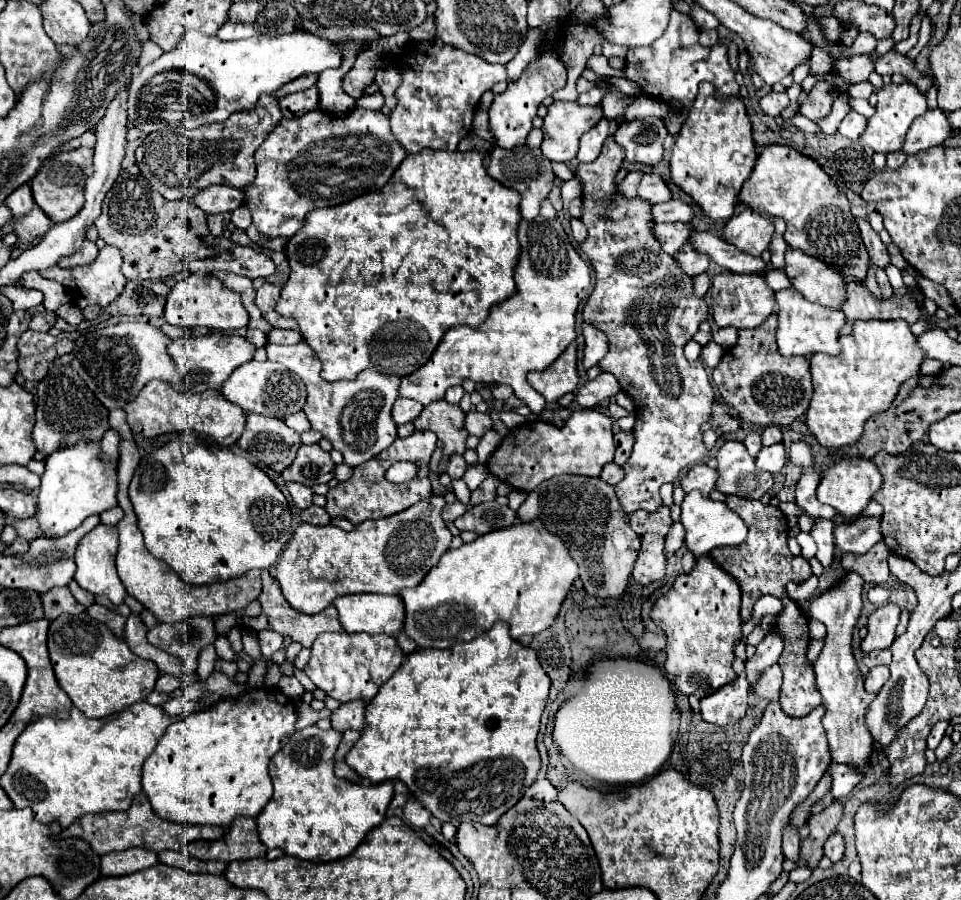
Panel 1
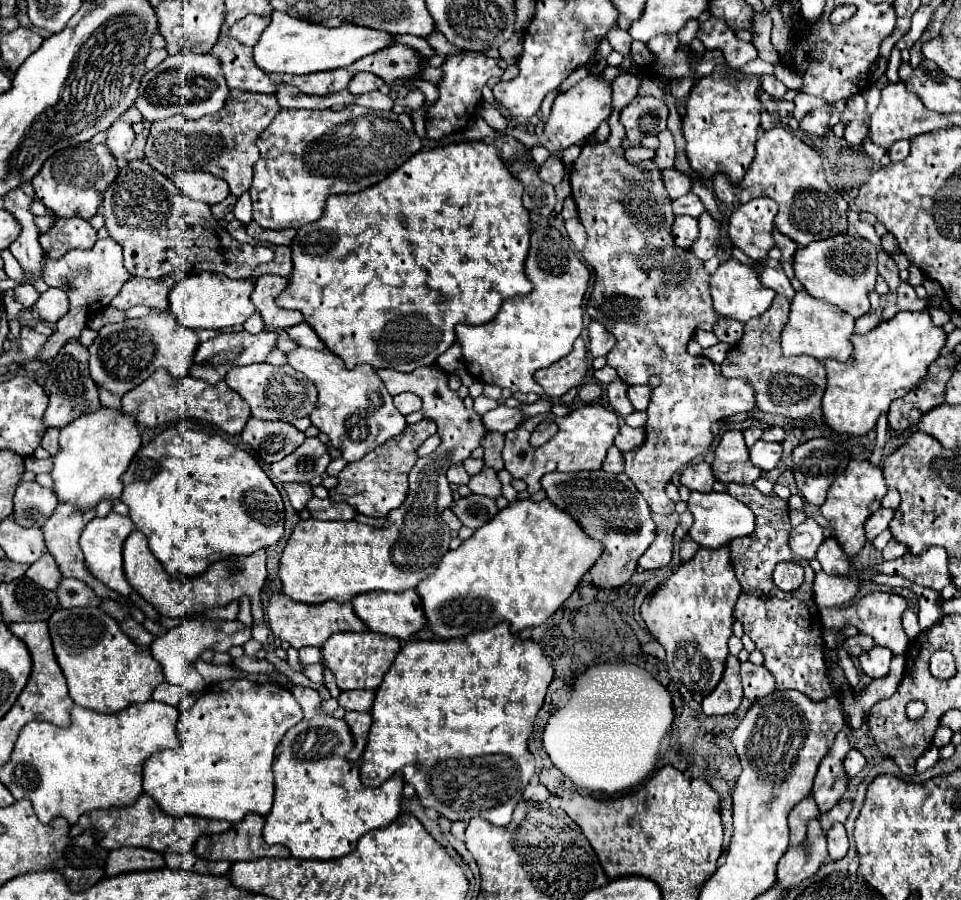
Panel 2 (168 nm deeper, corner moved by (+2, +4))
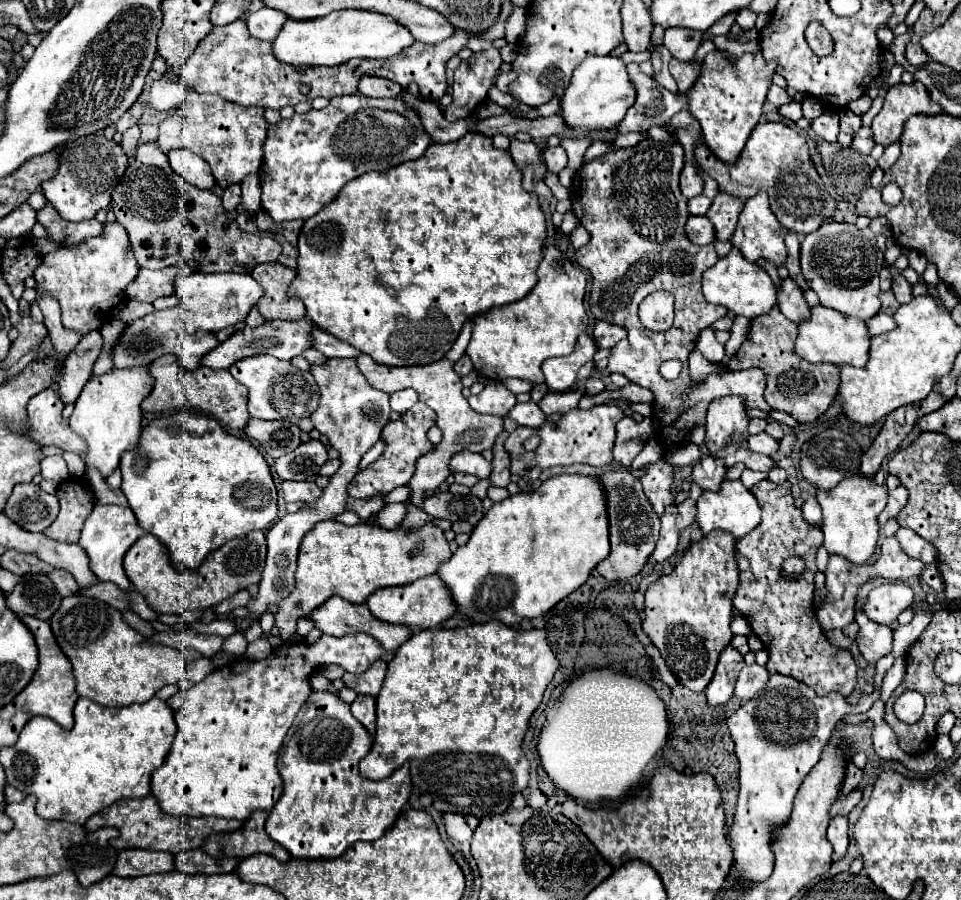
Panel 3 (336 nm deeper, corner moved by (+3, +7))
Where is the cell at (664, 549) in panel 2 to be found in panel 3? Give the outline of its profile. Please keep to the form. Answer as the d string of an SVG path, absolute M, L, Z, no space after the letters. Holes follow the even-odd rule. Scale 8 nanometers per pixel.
M668 505L660 519L662 519L660 539L658 539L656 549L652 553L652 559L656 563L662 563L676 553L676 545L678 545L678 529L674 525L676 523L676 505Z

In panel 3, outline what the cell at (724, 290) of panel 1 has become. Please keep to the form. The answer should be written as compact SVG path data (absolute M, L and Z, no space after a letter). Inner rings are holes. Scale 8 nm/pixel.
M732 247L730 253L724 259L720 259L714 267L704 271L702 291L708 303L722 305L730 309L734 315L746 319L754 319L768 313L776 303L776 285L772 283L770 275L764 269L760 269L756 263L746 261L736 247Z

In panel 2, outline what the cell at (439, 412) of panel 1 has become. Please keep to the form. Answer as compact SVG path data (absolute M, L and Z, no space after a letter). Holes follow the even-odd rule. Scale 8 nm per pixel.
M437 364L421 366L407 373L391 368L375 372L383 382L387 382L385 386L392 396L413 392L423 400L423 414L437 422L441 444L435 452L415 462L409 472L407 498L397 510L389 512L389 524L385 528L371 528L355 520L299 520L285 544L279 568L283 594L293 602L351 602L355 596L373 590L403 592L431 576L443 554L449 550L449 526L443 522L441 514L451 506L453 496L445 472L449 466L469 458L471 452L481 446L481 440L487 436L487 428L481 422L481 416L475 410L467 410L459 394L447 386L447 372L443 372Z

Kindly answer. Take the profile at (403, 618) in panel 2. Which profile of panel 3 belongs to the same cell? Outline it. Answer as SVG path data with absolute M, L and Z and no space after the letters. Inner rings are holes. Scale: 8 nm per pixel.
M430 575L424 579L418 579L416 583L410 583L408 587L388 587L376 591L376 595L370 595L368 599L370 613L386 623L392 625L406 625L410 629L432 629L438 627L444 619L448 619L456 609L452 605L452 597L446 589L446 585L438 579L438 575Z

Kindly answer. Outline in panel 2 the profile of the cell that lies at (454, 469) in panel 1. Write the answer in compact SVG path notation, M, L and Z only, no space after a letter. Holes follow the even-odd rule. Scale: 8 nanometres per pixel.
M457 464L457 466L451 466L449 470L447 470L447 478L449 478L449 482L451 484L467 484L469 482L469 474L465 472L465 468L463 468L463 464Z

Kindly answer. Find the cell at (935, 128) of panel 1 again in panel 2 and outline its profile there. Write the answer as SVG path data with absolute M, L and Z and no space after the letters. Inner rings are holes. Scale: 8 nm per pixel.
M895 142L895 144L889 148L889 158L891 158L893 162L903 160L907 154L909 154L909 142Z

